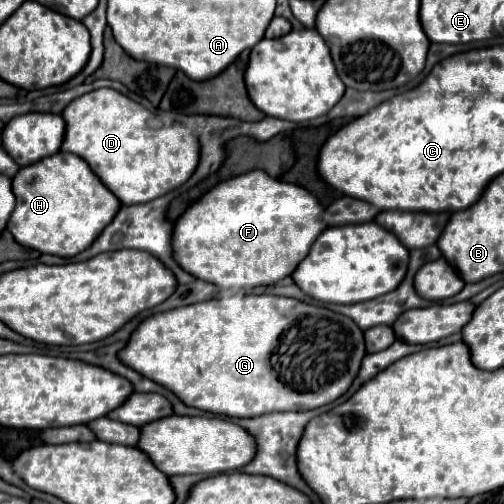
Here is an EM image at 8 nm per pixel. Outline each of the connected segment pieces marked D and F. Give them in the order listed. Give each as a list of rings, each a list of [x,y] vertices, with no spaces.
[[[112,88],[78,96],[62,112],[62,118],[66,132],[60,150],[86,160],[122,204],[148,202],[178,188],[198,166],[200,146],[186,126],[164,124],[156,114]]]
[[[252,170],[216,184],[180,214],[172,230],[172,256],[196,280],[222,288],[266,286],[290,276],[324,228],[322,206],[312,194]]]

